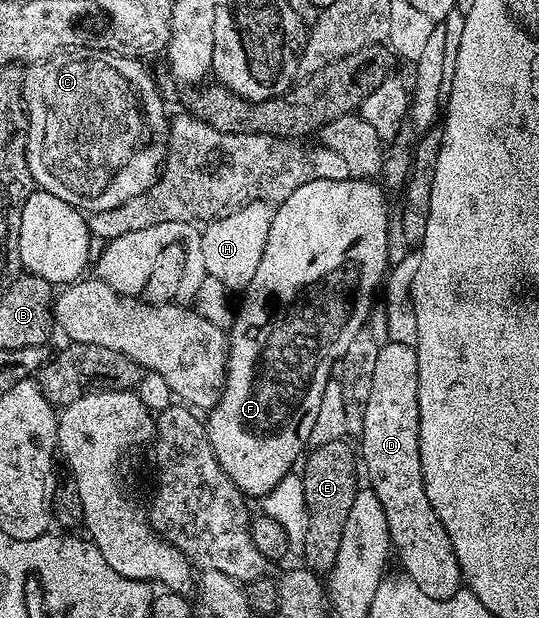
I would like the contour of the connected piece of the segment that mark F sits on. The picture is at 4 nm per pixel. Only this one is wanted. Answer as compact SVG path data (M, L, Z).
M342 179L341 181L309 181L309 185L301 185L301 189L293 189L285 201L275 207L273 225L269 225L269 241L265 245L265 253L261 253L261 265L257 265L257 273L253 273L253 281L242 292L243 300L237 303L234 322L229 328L227 345L227 380L219 398L219 404L212 407L206 416L205 424L208 439L212 443L213 453L229 478L247 497L268 495L284 477L292 474L295 462L308 450L313 433L313 425L317 422L321 401L325 389L333 379L333 372L343 358L350 341L357 336L359 330L367 323L367 314L371 311L371 298L380 290L388 273L389 239L393 235L393 215L387 212L387 195L378 187L375 179Z

